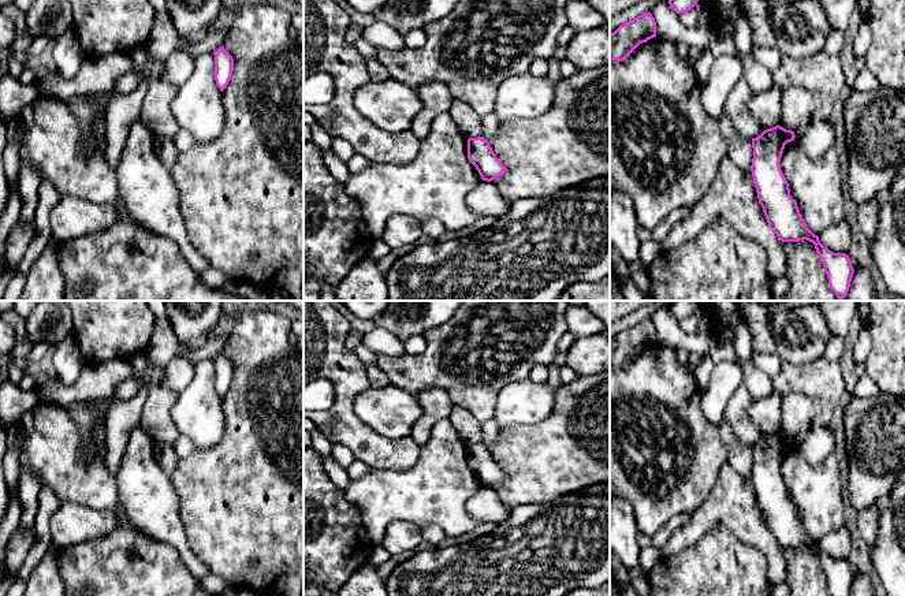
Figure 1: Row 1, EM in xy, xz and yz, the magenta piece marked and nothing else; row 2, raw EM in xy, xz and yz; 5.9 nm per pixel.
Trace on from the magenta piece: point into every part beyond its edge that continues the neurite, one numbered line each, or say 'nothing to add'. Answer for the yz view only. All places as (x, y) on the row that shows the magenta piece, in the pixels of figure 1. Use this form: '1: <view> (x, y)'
nothing to add

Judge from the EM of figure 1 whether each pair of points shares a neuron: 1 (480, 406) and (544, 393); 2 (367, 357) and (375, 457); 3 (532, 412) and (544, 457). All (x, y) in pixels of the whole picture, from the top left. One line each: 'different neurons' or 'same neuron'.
1: different neurons
2: different neurons
3: different neurons

